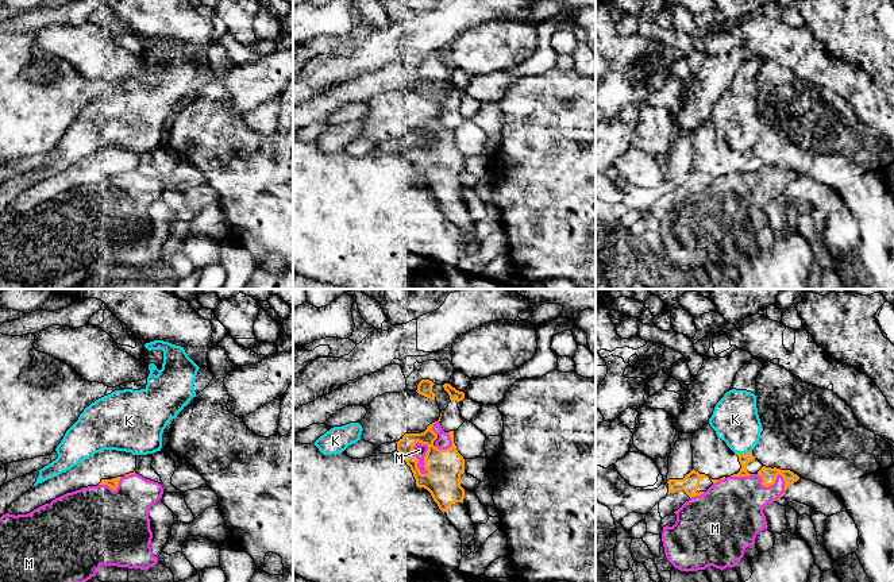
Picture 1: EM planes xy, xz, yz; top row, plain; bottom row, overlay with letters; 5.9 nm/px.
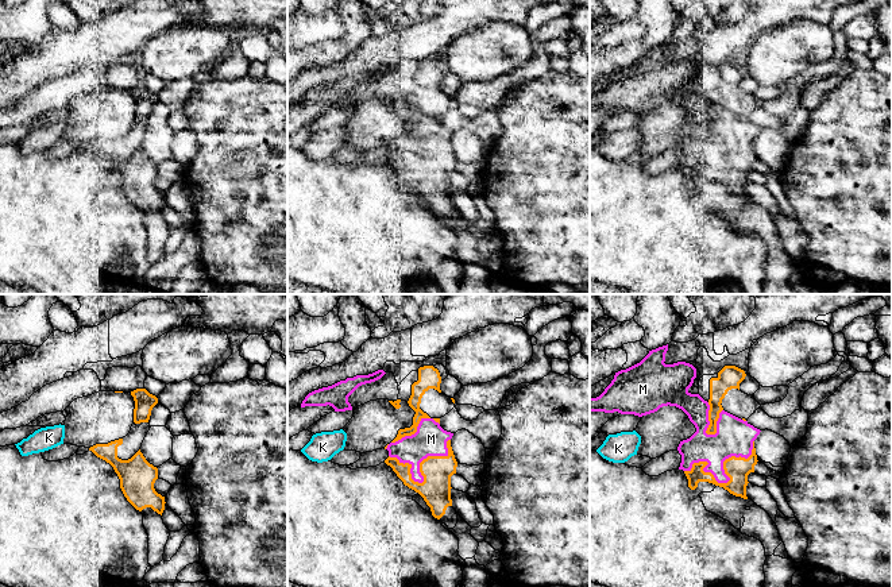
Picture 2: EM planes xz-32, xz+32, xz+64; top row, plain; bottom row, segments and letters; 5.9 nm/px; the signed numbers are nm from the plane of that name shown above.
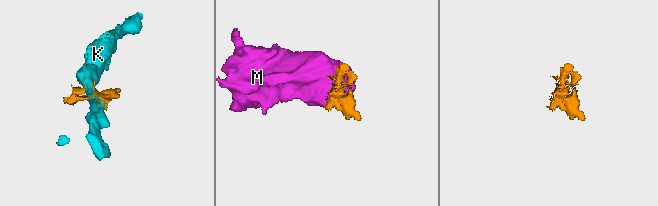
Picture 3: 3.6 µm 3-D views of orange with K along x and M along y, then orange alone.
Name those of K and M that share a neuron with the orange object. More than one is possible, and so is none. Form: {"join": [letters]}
{"join": ["M"]}

